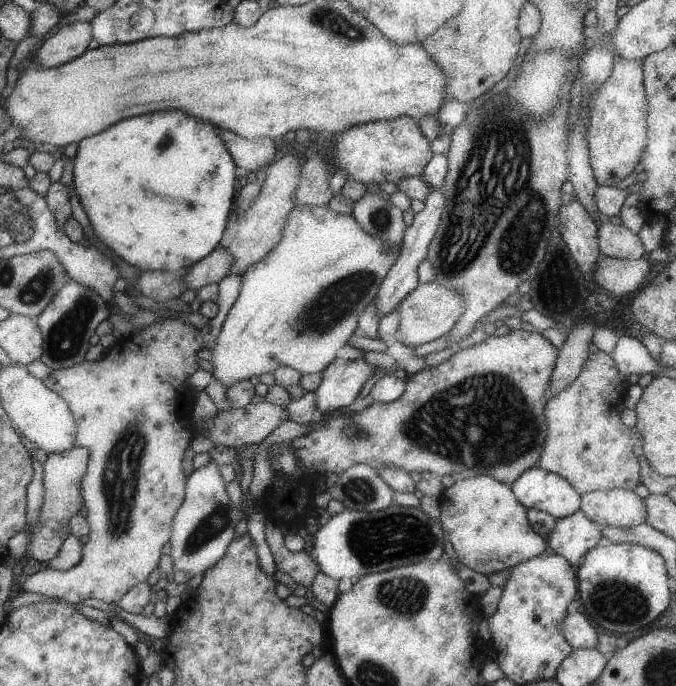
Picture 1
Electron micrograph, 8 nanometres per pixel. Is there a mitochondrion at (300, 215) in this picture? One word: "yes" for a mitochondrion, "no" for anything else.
no

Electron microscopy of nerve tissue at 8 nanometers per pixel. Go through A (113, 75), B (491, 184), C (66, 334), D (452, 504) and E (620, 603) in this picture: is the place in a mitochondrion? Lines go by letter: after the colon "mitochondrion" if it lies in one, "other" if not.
A: other
B: mitochondrion
C: mitochondrion
D: other
E: mitochondrion

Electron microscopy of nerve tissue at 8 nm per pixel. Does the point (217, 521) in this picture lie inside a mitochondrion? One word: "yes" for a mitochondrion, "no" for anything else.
yes

